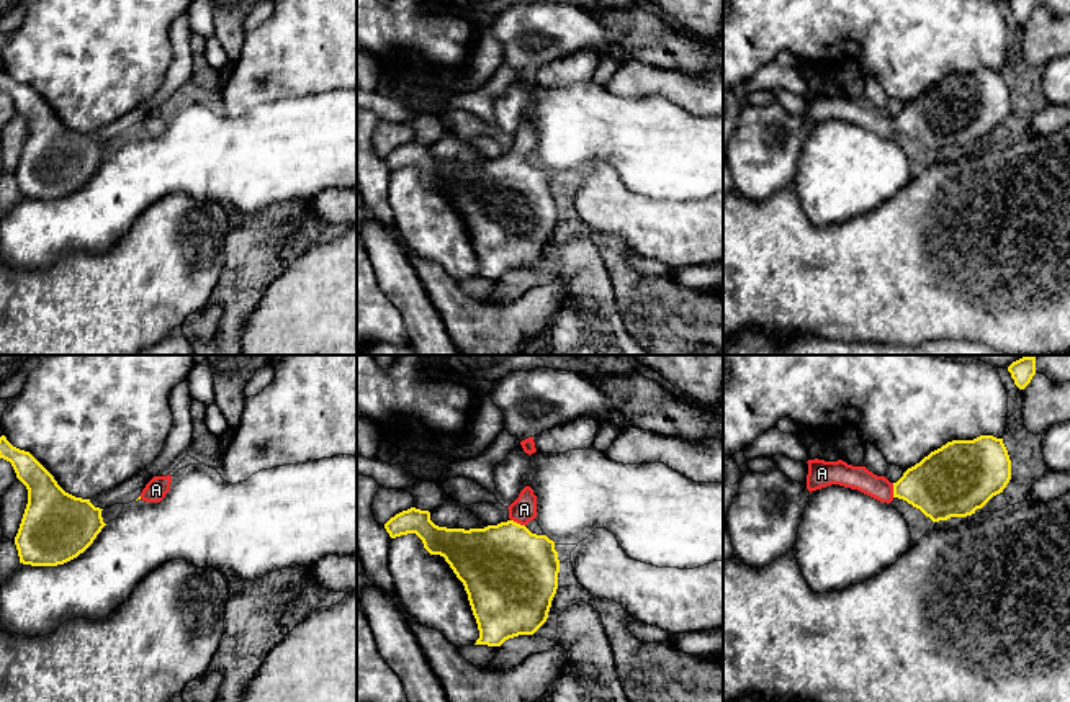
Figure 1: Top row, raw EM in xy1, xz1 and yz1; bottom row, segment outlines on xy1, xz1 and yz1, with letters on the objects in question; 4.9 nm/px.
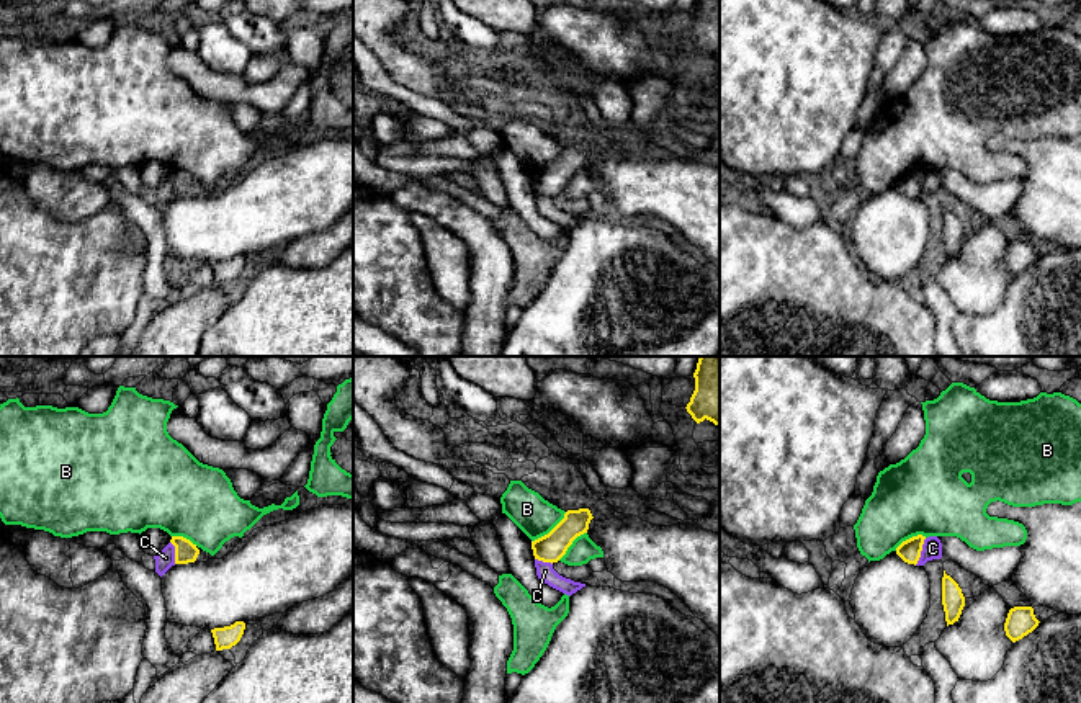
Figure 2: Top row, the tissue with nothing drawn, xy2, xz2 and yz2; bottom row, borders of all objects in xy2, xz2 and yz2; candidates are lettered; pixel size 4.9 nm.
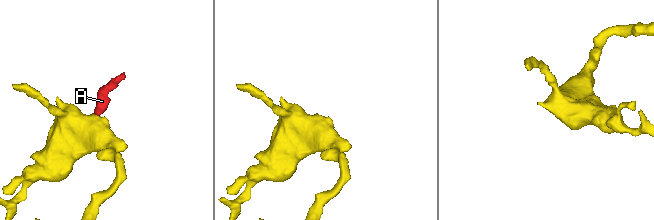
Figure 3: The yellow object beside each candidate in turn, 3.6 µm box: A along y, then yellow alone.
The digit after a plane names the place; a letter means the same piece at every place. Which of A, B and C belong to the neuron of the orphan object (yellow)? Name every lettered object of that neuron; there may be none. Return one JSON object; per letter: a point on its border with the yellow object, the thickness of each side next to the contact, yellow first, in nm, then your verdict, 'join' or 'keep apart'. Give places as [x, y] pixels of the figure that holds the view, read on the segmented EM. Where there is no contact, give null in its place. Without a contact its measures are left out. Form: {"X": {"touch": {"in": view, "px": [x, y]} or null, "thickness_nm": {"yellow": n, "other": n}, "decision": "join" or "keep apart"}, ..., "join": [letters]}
{"A": {"touch": {"in": "xz1", "px": [516, 522]}, "thickness_nm": {"yellow": 460, "other": 130}, "decision": "join"}, "B": {"touch": {"in": "xz2", "px": [551, 530]}, "thickness_nm": {"yellow": 140, "other": 190}, "decision": "keep apart"}, "C": {"touch": {"in": "yz2", "px": [921, 550]}, "thickness_nm": {"yellow": 110, "other": 100}, "decision": "keep apart"}, "join": ["A"]}

